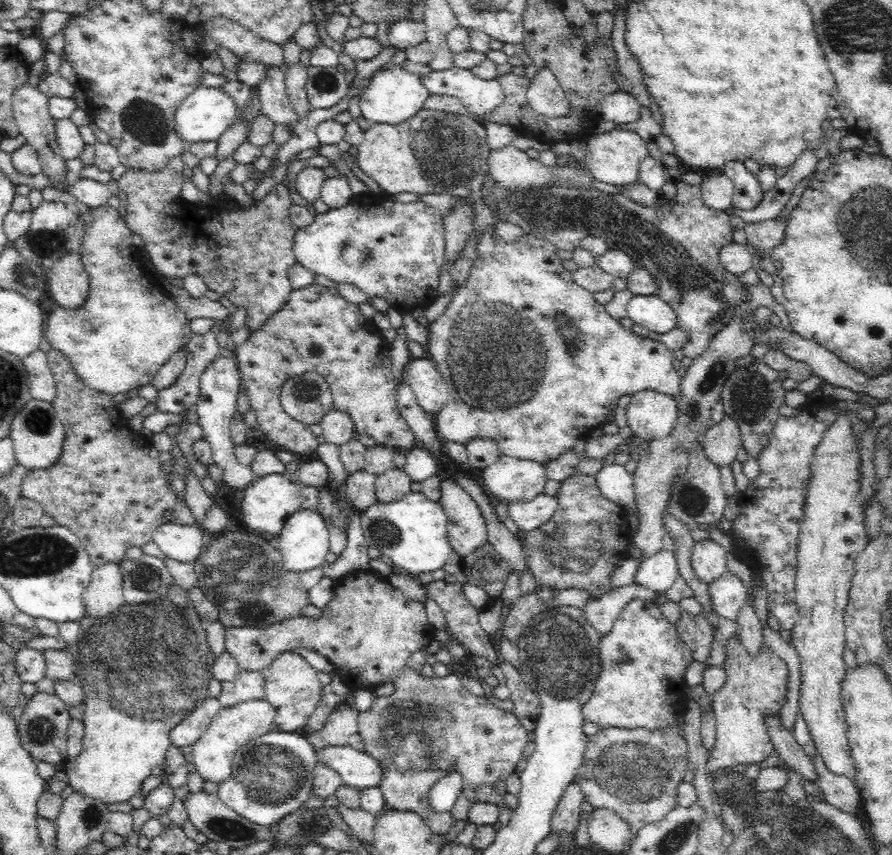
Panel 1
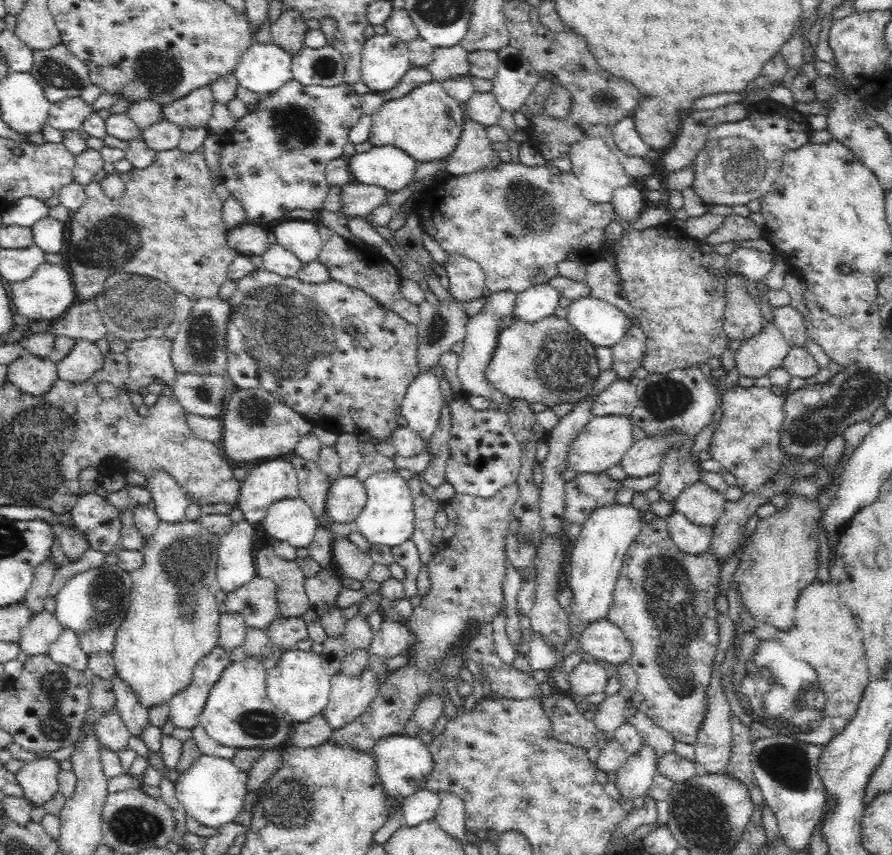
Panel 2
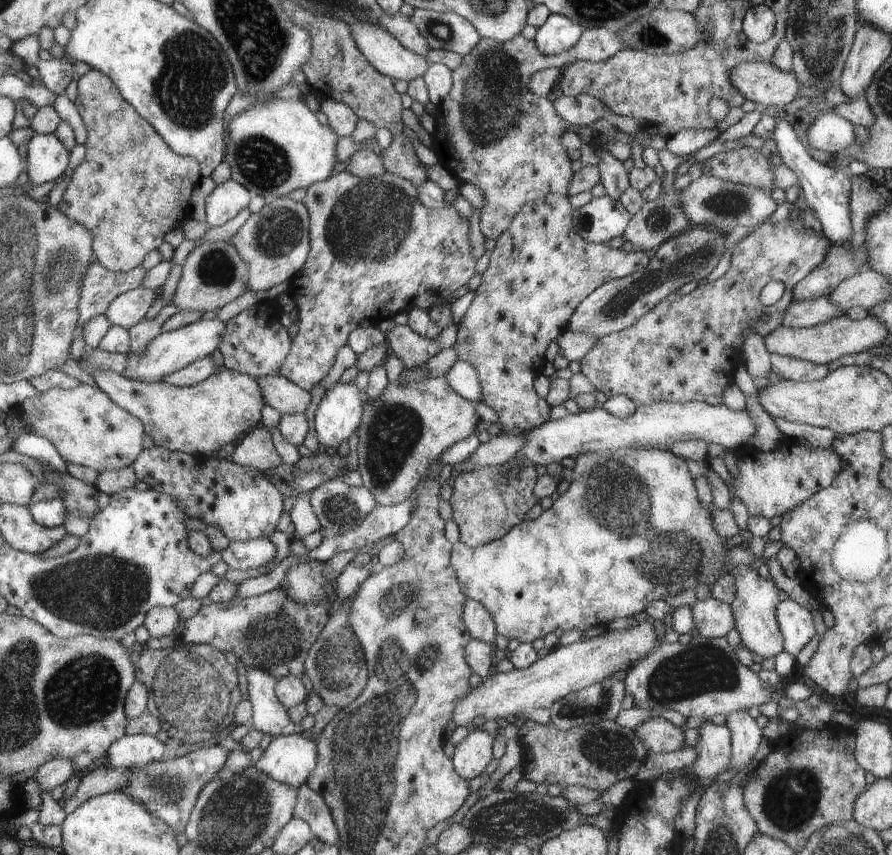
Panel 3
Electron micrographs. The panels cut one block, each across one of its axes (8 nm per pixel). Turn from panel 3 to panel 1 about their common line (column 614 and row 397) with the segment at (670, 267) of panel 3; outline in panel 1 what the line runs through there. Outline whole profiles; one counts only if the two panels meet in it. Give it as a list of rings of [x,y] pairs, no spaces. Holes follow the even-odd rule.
[[[314,370],[286,379],[281,386],[279,403],[285,414],[307,426],[319,424],[322,417],[333,410],[330,387]]]

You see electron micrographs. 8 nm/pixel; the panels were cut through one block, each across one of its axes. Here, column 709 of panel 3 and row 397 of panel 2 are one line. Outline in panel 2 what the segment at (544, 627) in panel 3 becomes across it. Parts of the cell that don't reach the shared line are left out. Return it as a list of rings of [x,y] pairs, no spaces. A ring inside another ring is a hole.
[[[548,316],[534,323],[516,322],[512,328],[501,329],[498,334],[498,346],[495,347],[490,364],[486,366],[486,380],[502,391],[507,399],[520,398],[530,403],[544,403],[548,407],[559,403],[574,404],[590,396],[601,372],[593,348],[593,344],[574,330],[567,320],[556,320],[556,317]]]

